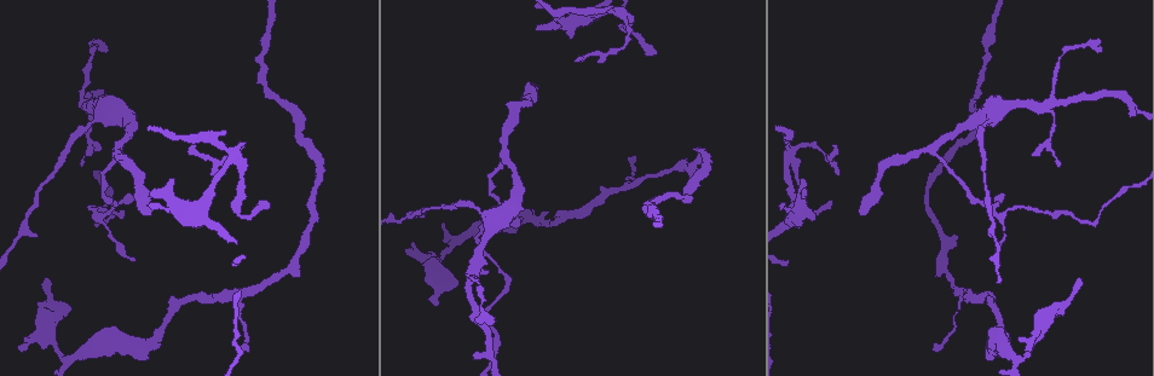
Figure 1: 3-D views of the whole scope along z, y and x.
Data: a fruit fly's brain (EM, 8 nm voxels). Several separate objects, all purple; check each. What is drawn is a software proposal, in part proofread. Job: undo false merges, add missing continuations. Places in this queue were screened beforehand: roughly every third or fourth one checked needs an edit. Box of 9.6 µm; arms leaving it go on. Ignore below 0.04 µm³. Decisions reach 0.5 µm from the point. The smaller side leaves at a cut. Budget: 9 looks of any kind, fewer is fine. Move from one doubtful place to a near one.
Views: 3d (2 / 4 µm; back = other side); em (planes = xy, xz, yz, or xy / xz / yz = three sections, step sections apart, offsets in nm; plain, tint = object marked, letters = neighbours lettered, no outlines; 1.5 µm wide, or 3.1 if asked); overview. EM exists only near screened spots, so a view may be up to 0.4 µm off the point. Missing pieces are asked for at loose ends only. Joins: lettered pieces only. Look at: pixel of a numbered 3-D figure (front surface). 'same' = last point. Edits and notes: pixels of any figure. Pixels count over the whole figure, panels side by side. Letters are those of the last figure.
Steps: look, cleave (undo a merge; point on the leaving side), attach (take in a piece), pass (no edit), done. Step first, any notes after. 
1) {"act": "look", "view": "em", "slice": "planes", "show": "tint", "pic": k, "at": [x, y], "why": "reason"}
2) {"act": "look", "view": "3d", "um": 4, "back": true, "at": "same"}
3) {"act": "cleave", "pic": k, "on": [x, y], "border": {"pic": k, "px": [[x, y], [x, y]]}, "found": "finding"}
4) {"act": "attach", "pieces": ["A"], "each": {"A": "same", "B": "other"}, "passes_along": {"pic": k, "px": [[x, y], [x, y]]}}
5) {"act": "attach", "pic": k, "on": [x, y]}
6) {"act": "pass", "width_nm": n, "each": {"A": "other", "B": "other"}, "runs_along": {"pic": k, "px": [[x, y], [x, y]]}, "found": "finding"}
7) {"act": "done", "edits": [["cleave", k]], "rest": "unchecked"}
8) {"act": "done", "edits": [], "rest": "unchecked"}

{"act": "look", "view": "em", "slice": "planes", "show": "tint", "pic": 1, "at": [405, 252], "why": "thin end"}

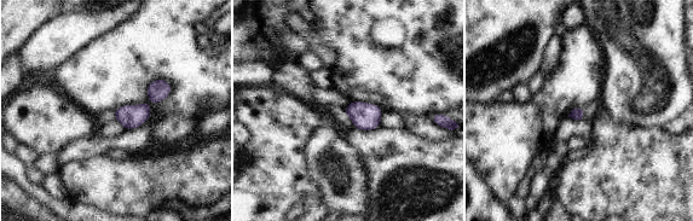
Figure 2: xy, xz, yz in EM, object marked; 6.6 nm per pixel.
{"act": "look", "view": "em", "slice": "planes", "show": "letters", "at": "same", "why": "what lies round it"}

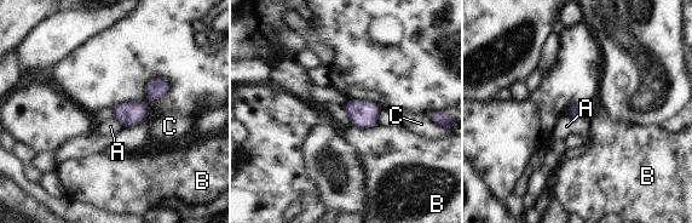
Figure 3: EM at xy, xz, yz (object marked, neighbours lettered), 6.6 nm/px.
{"act": "pass", "each": {"A": "other", "B": "other", "C": "other"}, "border": {"pic": 3, "px": [[565, 114], [572, 118], [580, 116]]}, "found": "no lettered piece goes on from it"}

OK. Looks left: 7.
{"act": "look", "view": "3d", "um": 4, "pic": 1, "at": [865, 213], "why": "branch stops here"}

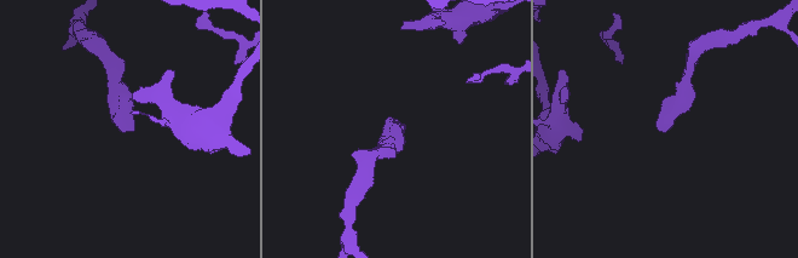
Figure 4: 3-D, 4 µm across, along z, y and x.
{"act": "look", "view": "em", "slice": "planes", "show": "letters", "pic": 4, "at": [663, 131], "why": "now the EM"}

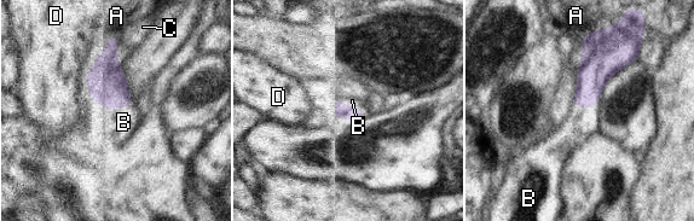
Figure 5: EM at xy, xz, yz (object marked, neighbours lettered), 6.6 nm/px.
{"act": "attach", "pieces": ["B"], "each": {"A": "other", "B": "same", "C": "other", "D": "other"}, "passes_along": {"pic": 5, "px": [[105, 81], [120, 106], [123, 122]]}, "found": "the neuron continues"}

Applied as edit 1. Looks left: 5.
{"act": "look", "view": "3d", "um": 2, "pic": 1, "at": [505, 156], "why": "three-way junction"}

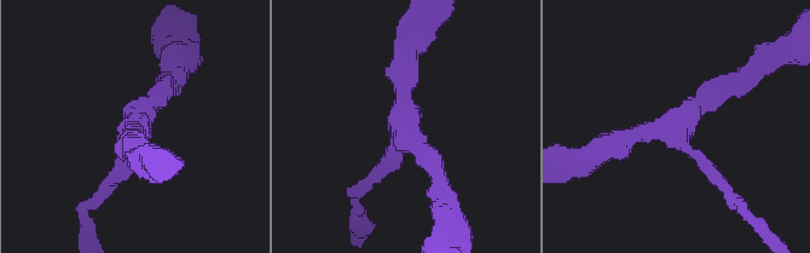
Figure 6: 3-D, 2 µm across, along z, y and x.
{"act": "look", "view": "em", "slice": "planes", "show": "letters", "pic": 6, "at": [403, 121], "arms": 3, "why": "need the tissue"}

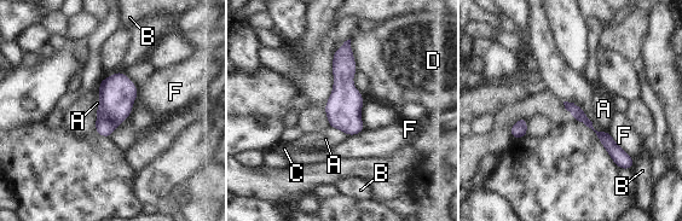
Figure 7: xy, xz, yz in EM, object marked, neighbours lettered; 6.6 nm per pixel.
{"act": "pass", "width_nm": 90, "each": {"A": "other", "B": "other", "C": "other", "D": "other", "F": "other"}, "runs_along": {"pic": 7, "px": [[347, 44], [344, 114], [353, 132]]}, "found": "continuous, no second neuron"}

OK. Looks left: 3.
{"act": "look", "view": "3d", "um": 2, "pic": 1, "at": [1036, 154], "why": "branch stops here"}

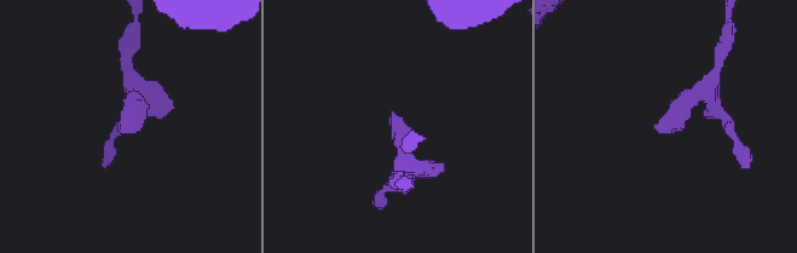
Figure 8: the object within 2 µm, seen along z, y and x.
{"act": "look", "view": "em", "slice": "planes", "show": "letters", "pic": 8, "at": [389, 122]}

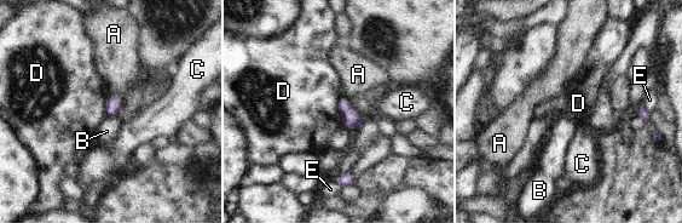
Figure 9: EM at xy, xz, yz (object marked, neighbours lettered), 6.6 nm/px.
{"act": "pass", "each": {"A": "other", "B": "other", "C": "other", "D": "other", "E": "other"}, "border": {"pic": 9, "px": [[340, 95], [337, 112], [342, 126]]}, "found": "none of them fits"}

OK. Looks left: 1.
{"act": "done", "edits": [["attach", 5]], "rest": "unchecked"}

